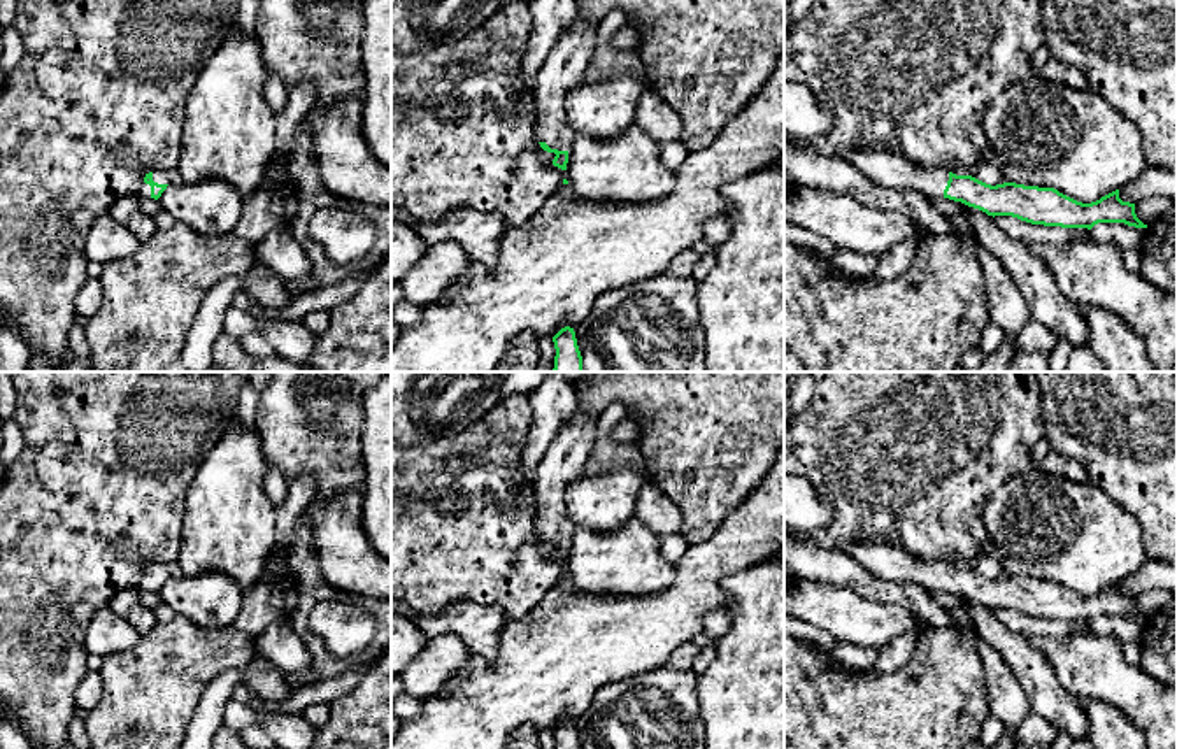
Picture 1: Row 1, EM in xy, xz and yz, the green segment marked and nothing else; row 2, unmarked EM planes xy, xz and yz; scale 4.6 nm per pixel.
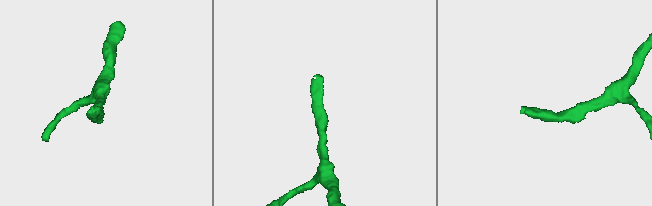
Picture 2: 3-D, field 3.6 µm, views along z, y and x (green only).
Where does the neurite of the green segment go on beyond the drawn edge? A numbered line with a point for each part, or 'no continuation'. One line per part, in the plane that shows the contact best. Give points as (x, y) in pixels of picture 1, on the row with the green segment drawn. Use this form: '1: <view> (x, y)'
1: xz (567, 62)

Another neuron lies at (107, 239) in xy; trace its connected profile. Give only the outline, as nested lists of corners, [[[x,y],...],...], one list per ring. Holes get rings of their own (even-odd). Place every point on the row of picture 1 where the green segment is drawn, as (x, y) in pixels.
[[[109,212],[98,216],[86,237],[84,254],[88,261],[107,265],[133,254],[142,242]]]

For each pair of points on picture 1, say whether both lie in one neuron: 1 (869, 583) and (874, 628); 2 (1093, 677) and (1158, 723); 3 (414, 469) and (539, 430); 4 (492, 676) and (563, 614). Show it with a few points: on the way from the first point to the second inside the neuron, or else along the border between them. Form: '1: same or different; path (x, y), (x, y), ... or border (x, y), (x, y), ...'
1: different; border (832, 583), (867, 599), (904, 606), (909, 611)
2: same; path (1109, 679), (1118, 683), (1142, 707)
3: different; border (528, 397), (530, 432), (518, 474)
4: same; path (509, 669), (546, 632)

